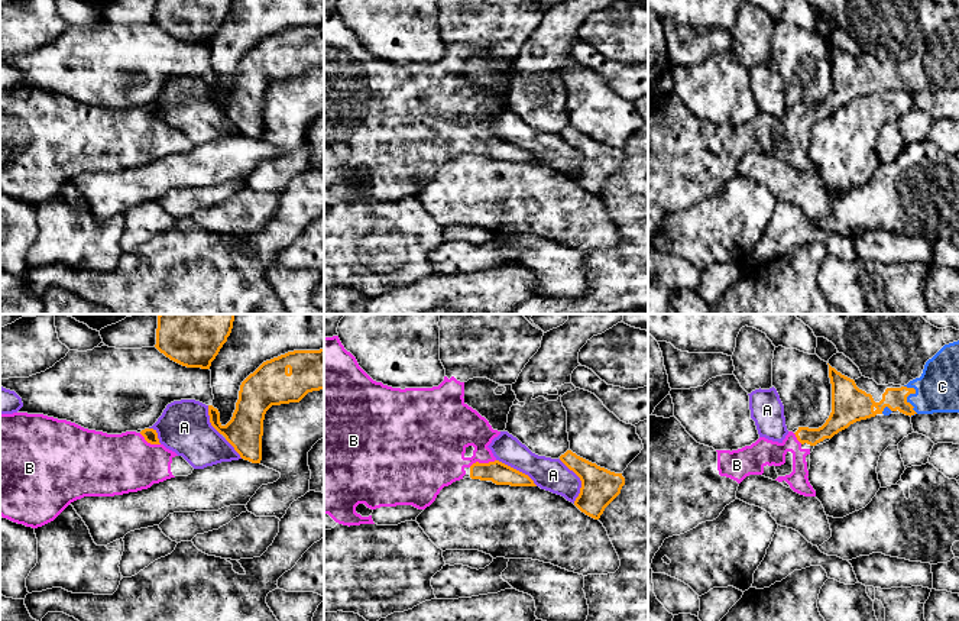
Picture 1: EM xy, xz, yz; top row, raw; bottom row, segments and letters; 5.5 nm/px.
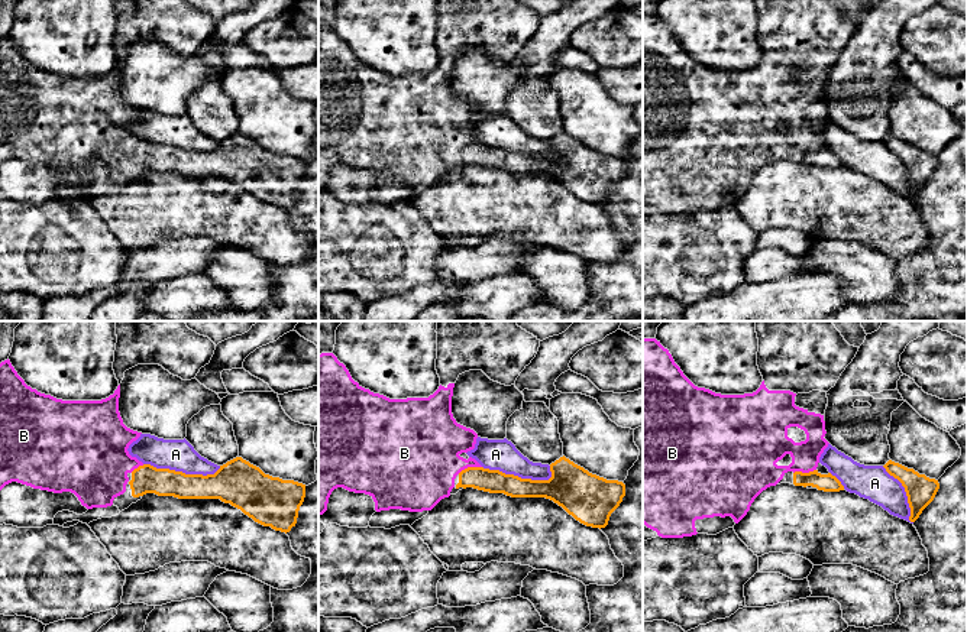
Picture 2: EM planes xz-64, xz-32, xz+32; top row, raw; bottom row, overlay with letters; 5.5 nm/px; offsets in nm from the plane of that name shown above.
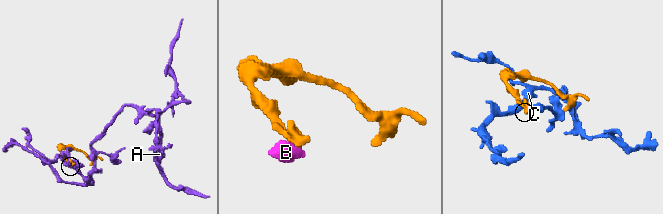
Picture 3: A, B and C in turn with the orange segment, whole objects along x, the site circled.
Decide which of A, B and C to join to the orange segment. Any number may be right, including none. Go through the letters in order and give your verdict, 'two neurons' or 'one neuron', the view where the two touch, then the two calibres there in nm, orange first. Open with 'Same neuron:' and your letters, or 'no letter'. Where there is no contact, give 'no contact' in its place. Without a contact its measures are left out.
Same neuron: B, C
A: two neurons | xz | 200/180 nm
B: one neuron | xz | 120/300 nm
C: one neuron | yz | 130/240 nm

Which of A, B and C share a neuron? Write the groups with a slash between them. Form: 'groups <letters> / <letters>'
groups A / B C

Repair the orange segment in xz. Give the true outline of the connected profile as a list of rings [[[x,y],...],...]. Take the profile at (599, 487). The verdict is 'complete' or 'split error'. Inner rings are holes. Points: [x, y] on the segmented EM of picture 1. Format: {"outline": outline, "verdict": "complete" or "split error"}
{"outline": [[[571,450],[561,455],[560,460],[581,481],[574,505],[586,515],[599,520],[605,508],[621,494],[625,478],[622,473],[600,468]]], "verdict": "complete"}

